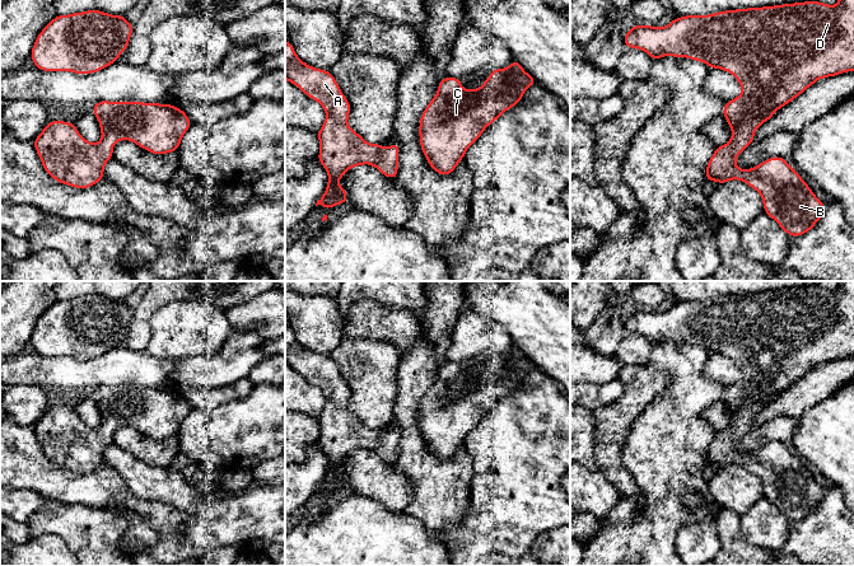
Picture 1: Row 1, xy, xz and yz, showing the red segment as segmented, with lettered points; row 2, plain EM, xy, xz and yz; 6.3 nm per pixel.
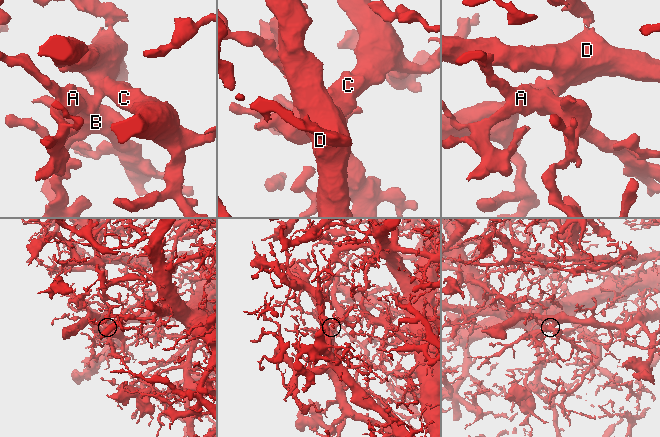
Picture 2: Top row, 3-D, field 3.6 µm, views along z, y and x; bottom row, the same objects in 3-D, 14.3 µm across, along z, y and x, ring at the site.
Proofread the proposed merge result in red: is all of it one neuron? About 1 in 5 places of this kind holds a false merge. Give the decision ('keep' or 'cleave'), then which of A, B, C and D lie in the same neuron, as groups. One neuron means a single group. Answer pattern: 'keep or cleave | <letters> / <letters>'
keep | A B C D

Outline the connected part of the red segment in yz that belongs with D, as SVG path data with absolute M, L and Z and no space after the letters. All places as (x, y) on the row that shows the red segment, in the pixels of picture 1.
M839 0L837 5L822 1L802 1L761 8L723 10L706 15L682 15L672 19L666 27L635 24L624 36L626 48L639 48L647 52L653 61L664 55L676 59L687 57L701 61L710 69L731 72L742 86L742 93L724 102L722 114L732 128L732 139L717 146L705 169L705 181L723 184L732 179L747 183L761 195L764 212L792 238L808 233L826 211L826 204L820 201L804 179L788 164L785 158L771 156L751 169L739 169L736 158L747 149L755 139L755 131L771 120L773 114L804 93L818 79L836 76L854 71L854 0Z

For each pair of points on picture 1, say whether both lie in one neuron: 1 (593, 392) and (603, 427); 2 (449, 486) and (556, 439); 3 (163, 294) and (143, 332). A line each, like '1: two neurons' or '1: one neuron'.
1: two neurons
2: two neurons
3: one neuron

